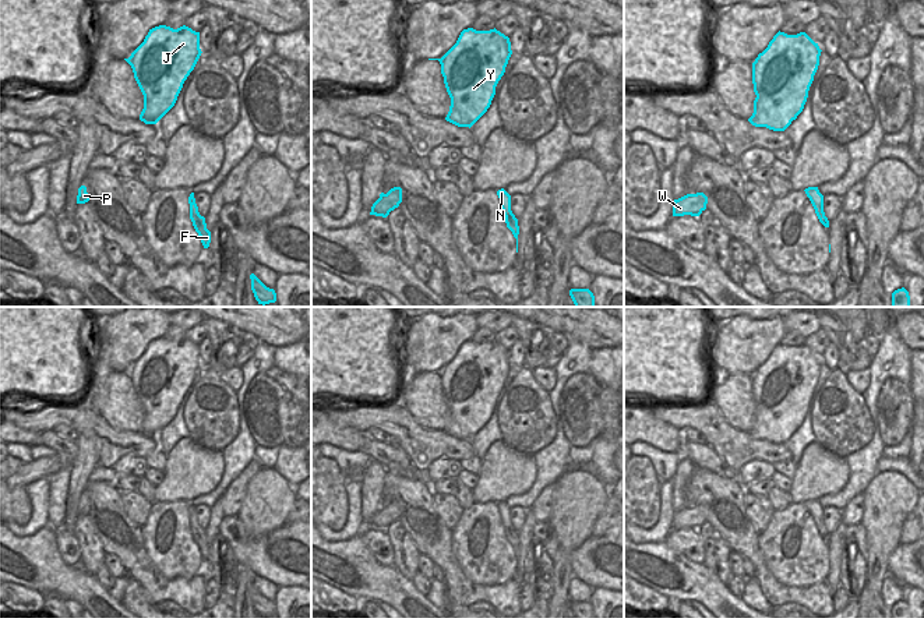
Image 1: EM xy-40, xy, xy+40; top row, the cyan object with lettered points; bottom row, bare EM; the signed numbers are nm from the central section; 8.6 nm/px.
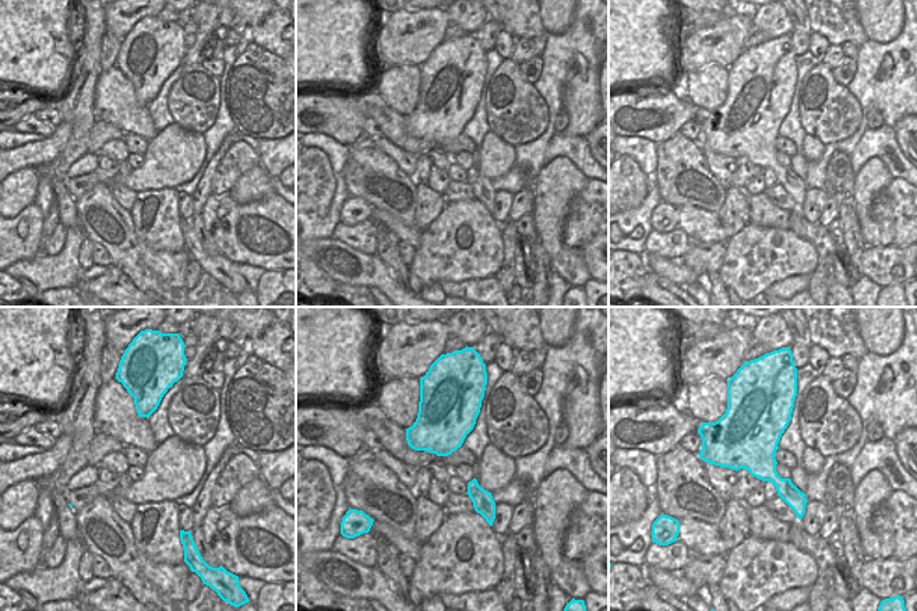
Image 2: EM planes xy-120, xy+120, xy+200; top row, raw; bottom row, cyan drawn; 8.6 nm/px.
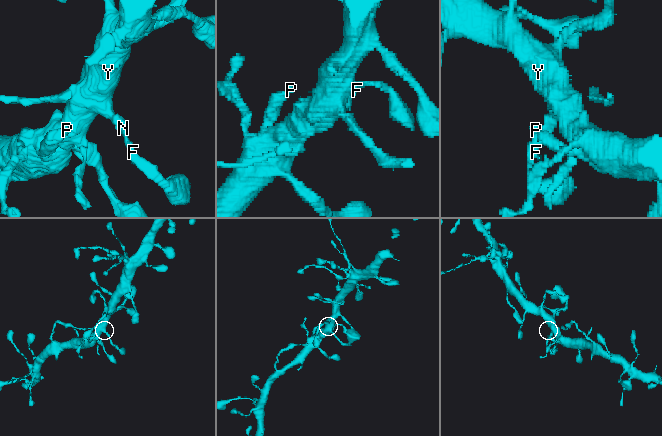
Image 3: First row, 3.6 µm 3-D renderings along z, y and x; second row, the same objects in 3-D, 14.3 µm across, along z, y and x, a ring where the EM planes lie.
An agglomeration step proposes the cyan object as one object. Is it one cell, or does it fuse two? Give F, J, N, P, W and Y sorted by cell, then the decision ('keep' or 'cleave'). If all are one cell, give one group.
F J N P W Y; keep

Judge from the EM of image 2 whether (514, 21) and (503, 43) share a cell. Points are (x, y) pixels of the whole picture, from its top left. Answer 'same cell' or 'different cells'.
different cells

